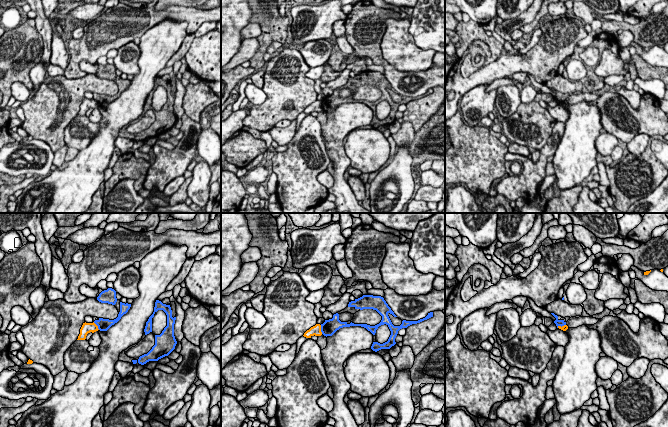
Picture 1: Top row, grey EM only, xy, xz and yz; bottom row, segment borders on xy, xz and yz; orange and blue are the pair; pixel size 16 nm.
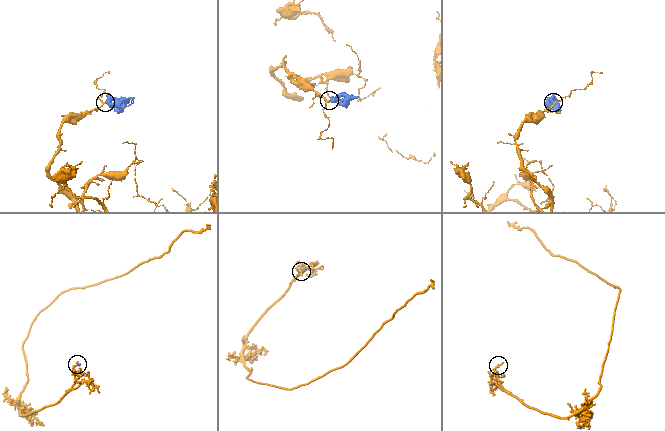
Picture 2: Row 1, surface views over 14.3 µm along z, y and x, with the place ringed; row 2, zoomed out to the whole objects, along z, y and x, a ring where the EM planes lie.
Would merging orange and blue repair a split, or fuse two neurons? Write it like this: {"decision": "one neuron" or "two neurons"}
{"decision": "two neurons"}

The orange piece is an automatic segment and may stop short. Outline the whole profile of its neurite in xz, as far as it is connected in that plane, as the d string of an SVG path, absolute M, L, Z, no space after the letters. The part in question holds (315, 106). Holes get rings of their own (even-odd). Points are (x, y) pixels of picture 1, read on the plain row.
M316 100L315 102L311 103L309 106L307 106L304 109L304 113L306 114L311 114L312 112L321 112L322 108L321 108L321 101L320 100Z

